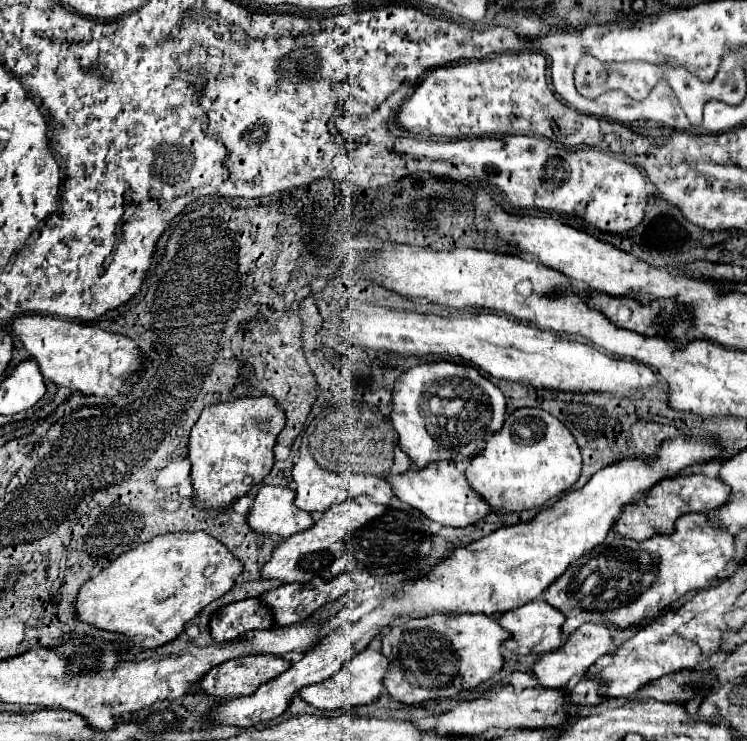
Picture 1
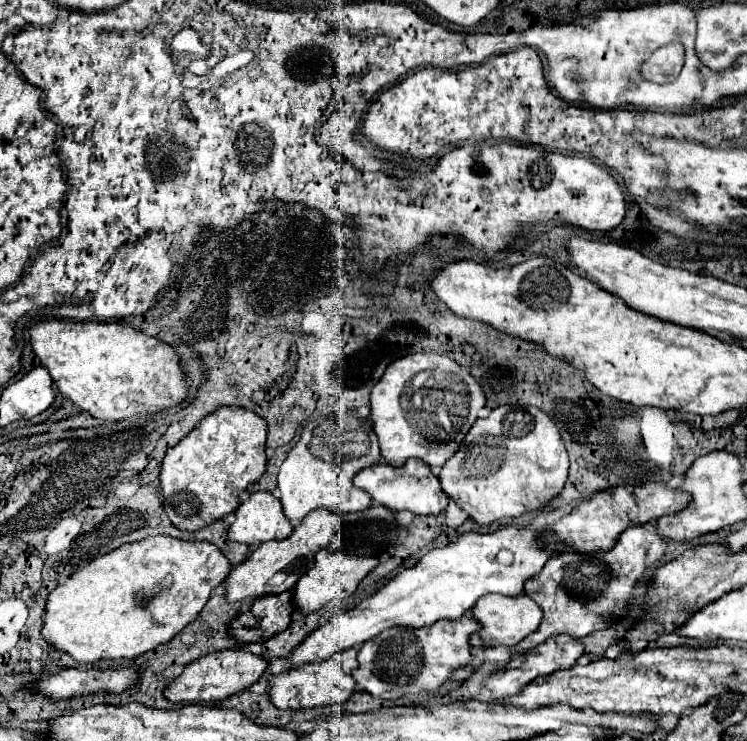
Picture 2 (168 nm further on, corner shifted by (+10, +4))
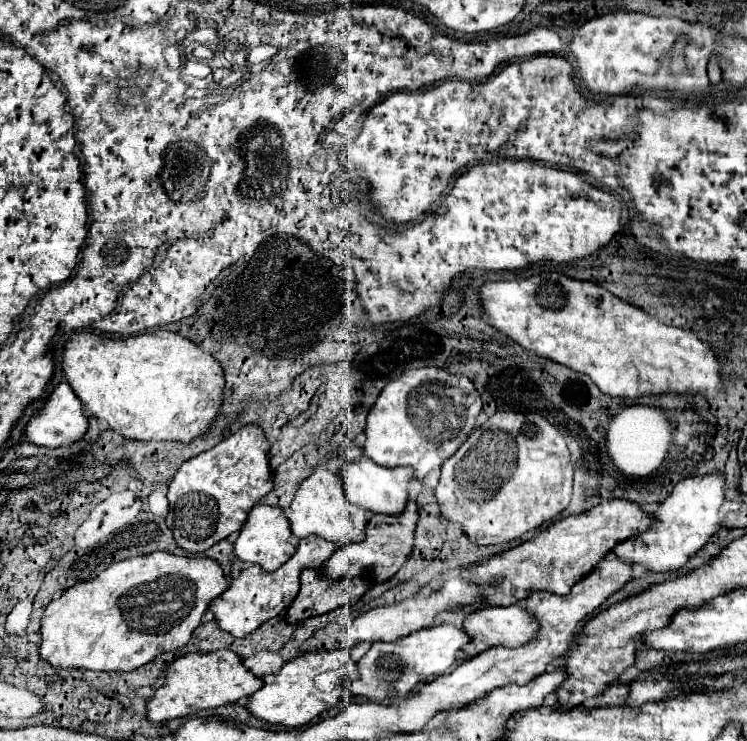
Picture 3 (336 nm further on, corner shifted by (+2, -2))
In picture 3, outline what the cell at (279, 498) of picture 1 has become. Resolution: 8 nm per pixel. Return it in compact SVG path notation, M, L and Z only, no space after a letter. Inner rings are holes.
M256 503L248 517L244 527L240 529L240 535L234 543L234 553L248 563L256 563L266 571L278 569L290 555L296 551L296 545L292 543L292 533L290 533L290 523L280 507L270 507L264 503Z

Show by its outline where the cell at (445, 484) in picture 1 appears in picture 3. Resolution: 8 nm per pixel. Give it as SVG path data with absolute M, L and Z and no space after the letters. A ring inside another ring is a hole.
M362 457L360 461L346 463L340 471L342 485L346 499L354 505L362 505L372 513L386 513L386 515L400 515L406 509L406 503L410 499L408 485L410 481L416 481L414 469L408 467L382 467L370 461L368 457Z

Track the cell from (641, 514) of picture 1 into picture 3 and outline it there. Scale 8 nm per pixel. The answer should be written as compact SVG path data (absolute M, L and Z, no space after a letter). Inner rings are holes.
M608 499L598 503L586 513L572 515L552 523L534 539L512 547L490 561L476 565L472 571L462 573L464 577L474 577L474 581L490 581L490 577L506 577L502 589L490 593L484 603L488 605L510 605L522 603L526 595L538 589L546 589L558 595L566 595L576 581L586 577L598 561L602 561L618 543L628 537L636 537L654 523L654 515L648 513L640 503L628 499Z

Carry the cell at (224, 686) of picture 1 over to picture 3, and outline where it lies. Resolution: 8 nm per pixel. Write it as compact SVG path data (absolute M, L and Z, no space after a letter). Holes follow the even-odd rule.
M230 651L214 653L186 653L178 657L166 669L166 685L156 689L148 701L148 719L166 721L176 717L188 717L202 709L214 709L226 703L236 703L242 697L250 697L262 687L262 679L244 667L244 661Z

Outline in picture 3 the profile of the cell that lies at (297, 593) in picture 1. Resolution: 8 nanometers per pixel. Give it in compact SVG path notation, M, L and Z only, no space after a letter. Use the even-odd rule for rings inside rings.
M410 501L410 505L406 507L406 513L400 513L398 517L382 517L382 515L374 515L368 525L366 525L366 537L360 543L350 543L342 549L338 549L320 569L320 577L326 581L338 581L342 577L362 577L366 579L366 569L372 565L378 565L378 569L392 577L394 571L400 569L400 565L404 563L406 557L406 547L408 547L408 555L414 547L414 529L416 529L416 521L418 521L418 507L416 501ZM402 545L404 545L404 555L402 555ZM352 565L362 565L362 567L352 567Z

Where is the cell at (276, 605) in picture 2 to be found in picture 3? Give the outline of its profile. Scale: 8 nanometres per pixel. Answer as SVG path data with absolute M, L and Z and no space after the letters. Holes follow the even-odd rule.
M306 569L300 577L300 593L286 609L284 621L302 623L314 615L324 615L336 607L356 603L368 589L366 581L322 581L318 569Z

